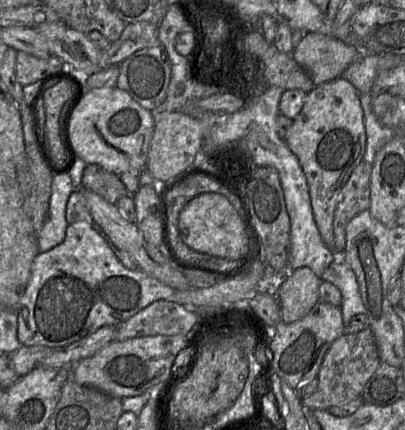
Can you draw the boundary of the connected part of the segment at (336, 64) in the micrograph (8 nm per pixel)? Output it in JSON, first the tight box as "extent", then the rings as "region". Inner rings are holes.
{"extent":[291,32,364,86],"region":[[[309,32],[291,54],[294,61],[309,75],[314,86],[319,86],[340,77],[364,53],[335,37]]]}

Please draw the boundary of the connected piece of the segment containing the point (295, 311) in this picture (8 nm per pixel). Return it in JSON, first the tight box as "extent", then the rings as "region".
{"extent":[277,267,321,324],"region":[[[301,267],[278,281],[277,300],[281,321],[289,324],[302,319],[319,302],[321,278],[308,267]]]}

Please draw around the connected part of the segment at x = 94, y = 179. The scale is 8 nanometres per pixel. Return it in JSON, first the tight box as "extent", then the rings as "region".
{"extent":[81,164,129,203],"region":[[[88,164],[82,175],[81,188],[94,192],[109,203],[129,195],[120,177],[96,164]]]}

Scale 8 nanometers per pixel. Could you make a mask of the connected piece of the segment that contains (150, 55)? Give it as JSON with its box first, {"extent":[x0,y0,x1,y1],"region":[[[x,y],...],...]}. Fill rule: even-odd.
{"extent":[116,44,170,111],"region":[[[159,44],[141,49],[120,63],[116,87],[152,111],[164,102],[170,78],[169,56]]]}

